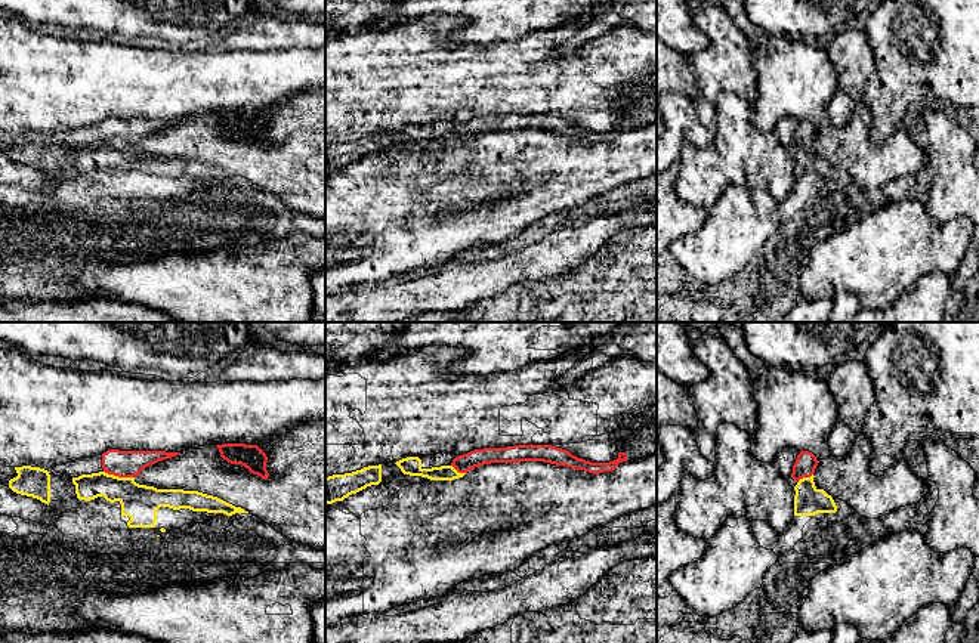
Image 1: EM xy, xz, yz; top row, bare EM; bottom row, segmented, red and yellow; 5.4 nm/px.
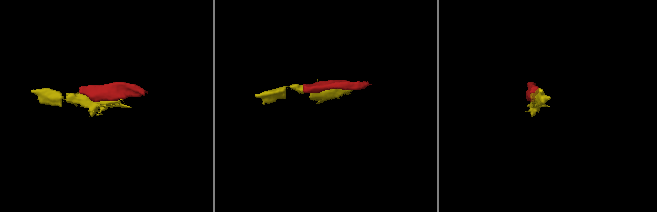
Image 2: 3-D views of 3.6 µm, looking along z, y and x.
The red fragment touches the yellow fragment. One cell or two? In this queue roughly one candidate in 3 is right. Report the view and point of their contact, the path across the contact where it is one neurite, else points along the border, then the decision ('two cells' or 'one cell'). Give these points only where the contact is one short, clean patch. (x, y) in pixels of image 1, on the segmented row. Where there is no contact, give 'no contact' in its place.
meets red in xy at (119, 476); one cell

